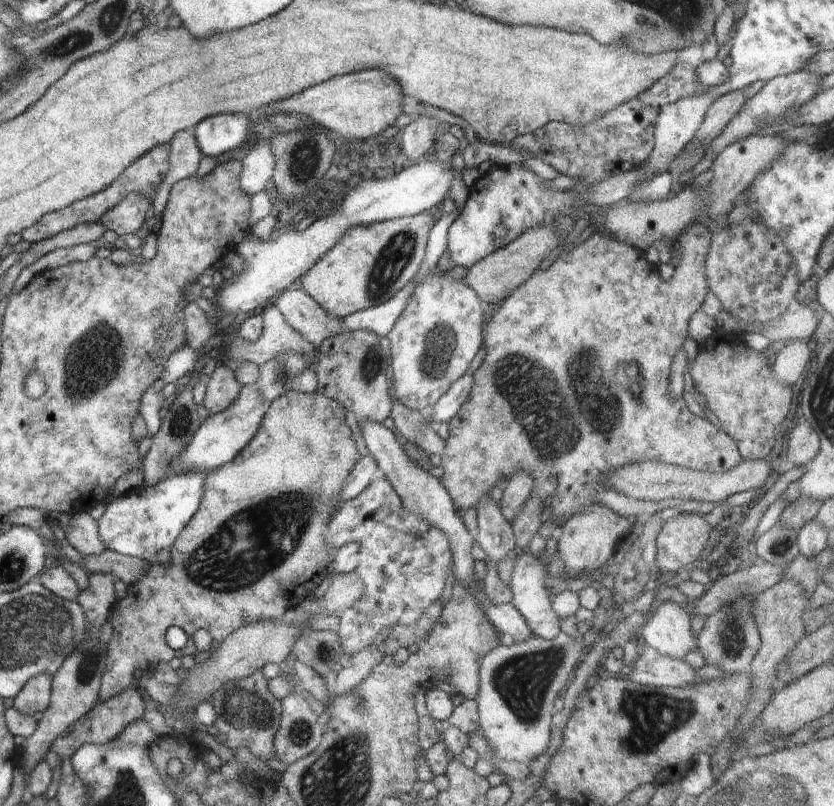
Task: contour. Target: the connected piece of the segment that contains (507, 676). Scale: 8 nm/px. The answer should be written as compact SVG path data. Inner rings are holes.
M560 631L552 640L532 636L524 642L505 641L480 660L475 698L479 729L498 758L530 763L549 748L552 716L556 713L554 701L566 686L570 672L576 664L581 664L580 657L588 650L582 639L570 638Z

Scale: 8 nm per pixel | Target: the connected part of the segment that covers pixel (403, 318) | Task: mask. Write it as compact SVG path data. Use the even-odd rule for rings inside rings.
M435 265L428 276L416 285L406 308L402 310L400 318L388 334L392 355L391 396L402 402L406 408L425 412L442 394L446 394L448 388L466 374L470 362L483 345L485 309L486 306L472 290L472 286L468 286L463 279L456 280L448 275L448 272L440 272Z

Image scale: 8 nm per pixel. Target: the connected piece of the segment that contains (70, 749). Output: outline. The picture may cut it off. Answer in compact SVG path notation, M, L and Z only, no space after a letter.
M137 687L126 688L118 696L109 698L108 700L100 701L91 713L84 714L78 721L75 722L74 730L68 736L57 737L54 745L51 747L61 759L71 758L84 743L92 742L96 745L111 744L112 740L124 730L125 726L141 720L145 712L145 700L148 700L144 694L138 692Z

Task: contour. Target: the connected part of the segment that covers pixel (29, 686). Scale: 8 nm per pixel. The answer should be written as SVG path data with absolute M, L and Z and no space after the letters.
M40 674L23 686L22 692L14 697L14 708L20 714L30 714L46 710L50 704L52 674Z

